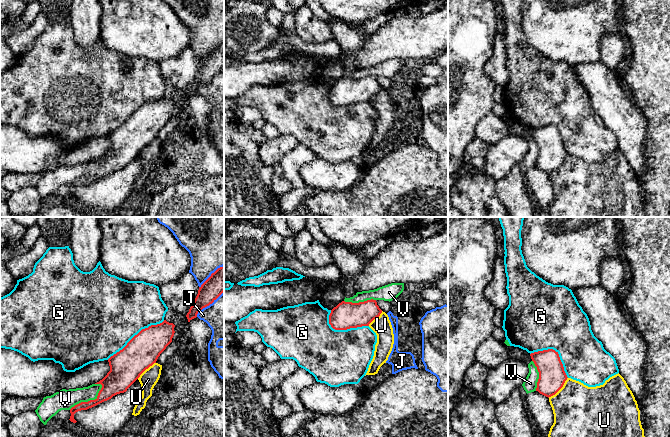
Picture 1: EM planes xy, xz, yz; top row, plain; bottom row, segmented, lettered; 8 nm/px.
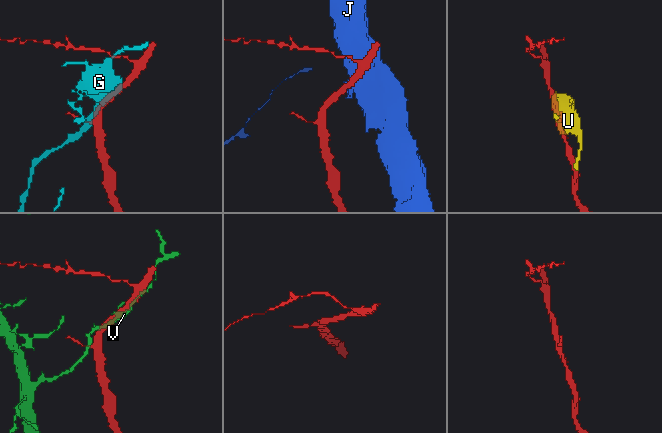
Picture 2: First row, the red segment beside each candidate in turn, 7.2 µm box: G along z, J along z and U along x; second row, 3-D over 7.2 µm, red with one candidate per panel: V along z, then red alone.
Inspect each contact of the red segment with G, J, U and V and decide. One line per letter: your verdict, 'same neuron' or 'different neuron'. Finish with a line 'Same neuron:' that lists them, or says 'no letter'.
G: same neuron
J: different neuron
U: different neuron
V: different neuron
Same neuron: G

